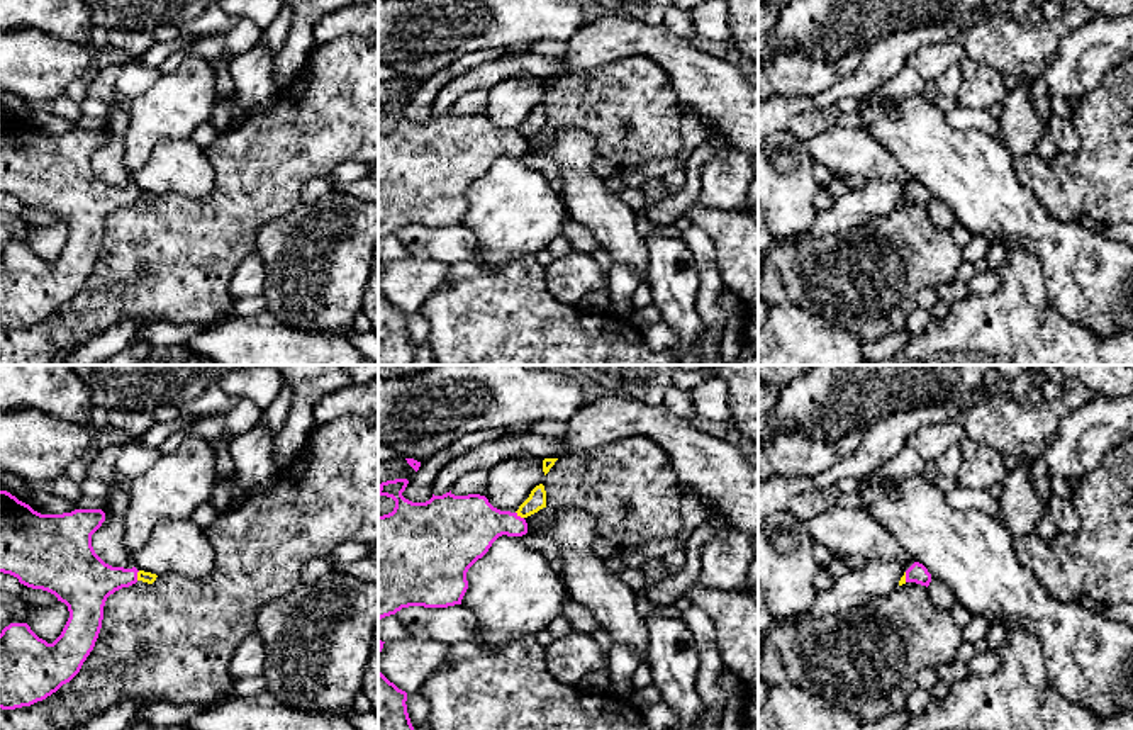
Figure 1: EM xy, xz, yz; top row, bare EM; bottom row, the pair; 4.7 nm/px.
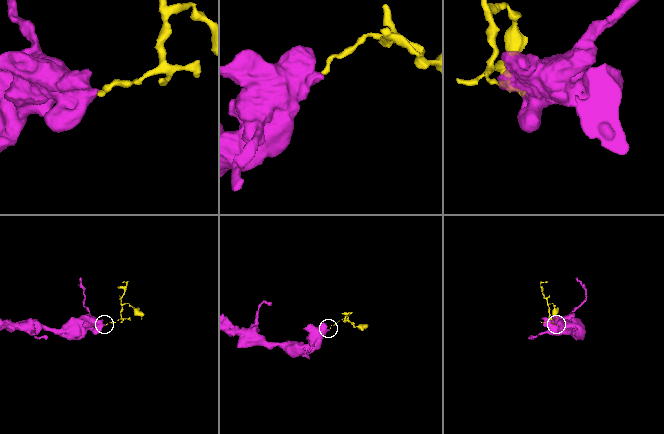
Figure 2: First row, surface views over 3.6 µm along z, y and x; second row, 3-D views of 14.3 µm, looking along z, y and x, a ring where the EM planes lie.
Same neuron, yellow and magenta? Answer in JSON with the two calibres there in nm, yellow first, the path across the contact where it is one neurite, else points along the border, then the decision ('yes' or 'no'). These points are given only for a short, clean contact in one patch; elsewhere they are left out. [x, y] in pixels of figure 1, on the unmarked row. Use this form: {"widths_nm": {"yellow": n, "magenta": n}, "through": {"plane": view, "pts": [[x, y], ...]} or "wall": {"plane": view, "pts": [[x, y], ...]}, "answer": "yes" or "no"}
{"widths_nm": {"yellow": 50, "magenta": 260}, "wall": {"plane": "xy", "pts": [[139, 190], [136, 199]]}, "answer": "no"}

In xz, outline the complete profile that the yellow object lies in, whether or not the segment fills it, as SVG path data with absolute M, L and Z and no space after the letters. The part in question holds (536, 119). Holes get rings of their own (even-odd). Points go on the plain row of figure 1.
M539 104L531 110L529 117L519 126L516 132L521 138L527 138L543 127L546 127L546 110L544 105Z

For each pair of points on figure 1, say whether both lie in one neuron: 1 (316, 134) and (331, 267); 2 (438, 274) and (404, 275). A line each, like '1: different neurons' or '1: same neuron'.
1: different neurons
2: same neuron

